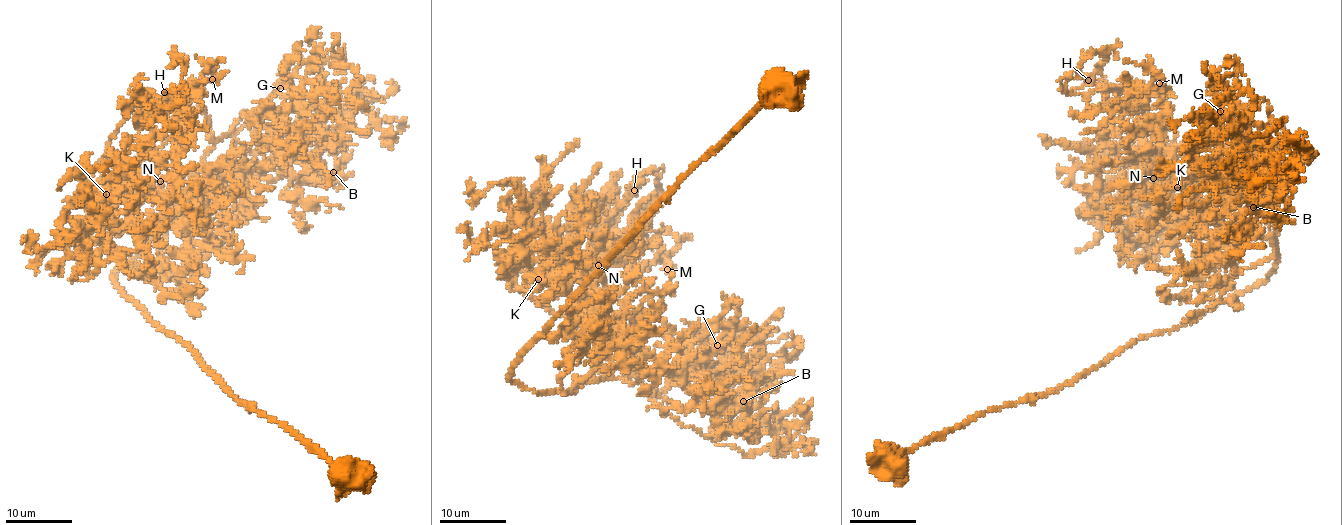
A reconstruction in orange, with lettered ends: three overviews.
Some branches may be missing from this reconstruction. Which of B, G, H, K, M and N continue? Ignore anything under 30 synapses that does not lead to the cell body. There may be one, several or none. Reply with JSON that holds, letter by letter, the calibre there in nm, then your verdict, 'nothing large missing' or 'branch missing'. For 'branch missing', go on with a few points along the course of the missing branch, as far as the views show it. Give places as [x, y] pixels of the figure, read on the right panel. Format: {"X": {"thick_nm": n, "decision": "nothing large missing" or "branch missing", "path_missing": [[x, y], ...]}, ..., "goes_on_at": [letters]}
{"B": {"thick_nm": 130, "decision": "nothing large missing"}, "G": {"thick_nm": 150, "decision": "nothing large missing"}, "H": {"thick_nm": 170, "decision": "branch missing", "path_missing": [[1088, 80], [1114, 83], [1123, 80], [1122, 70], [1107, 64]]}, "K": {"thick_nm": 170, "decision": "nothing large missing"}, "M": {"thick_nm": 150, "decision": "nothing large missing"}, "N": {"thick_nm": 100, "decision": "nothing large missing"}, "goes_on_at": ["H"]}

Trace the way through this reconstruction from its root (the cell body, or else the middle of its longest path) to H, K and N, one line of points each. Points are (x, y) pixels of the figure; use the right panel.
H: (885, 460), (1272, 270), (1253, 165), (1224, 146), (1180, 183), (1160, 99), (1065, 90), (1088, 80)
K: (885, 460), (1262, 283), (1276, 244), (1256, 169), (1224, 146), (1188, 184), (1142, 175), (1165, 168), (1177, 187)
N: (885, 460), (1268, 277), (1275, 228), (1241, 121), (1252, 192), (1148, 195), (1153, 178)

